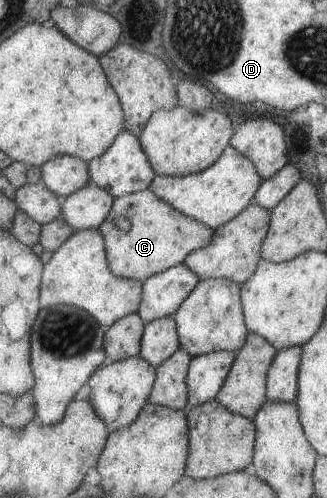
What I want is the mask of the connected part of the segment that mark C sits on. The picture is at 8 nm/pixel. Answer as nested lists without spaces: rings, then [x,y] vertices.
[[[149,188],[117,197],[99,231],[105,236],[112,272],[139,281],[182,263],[189,252],[204,248],[213,235],[210,227],[178,212],[178,209],[157,197]]]

